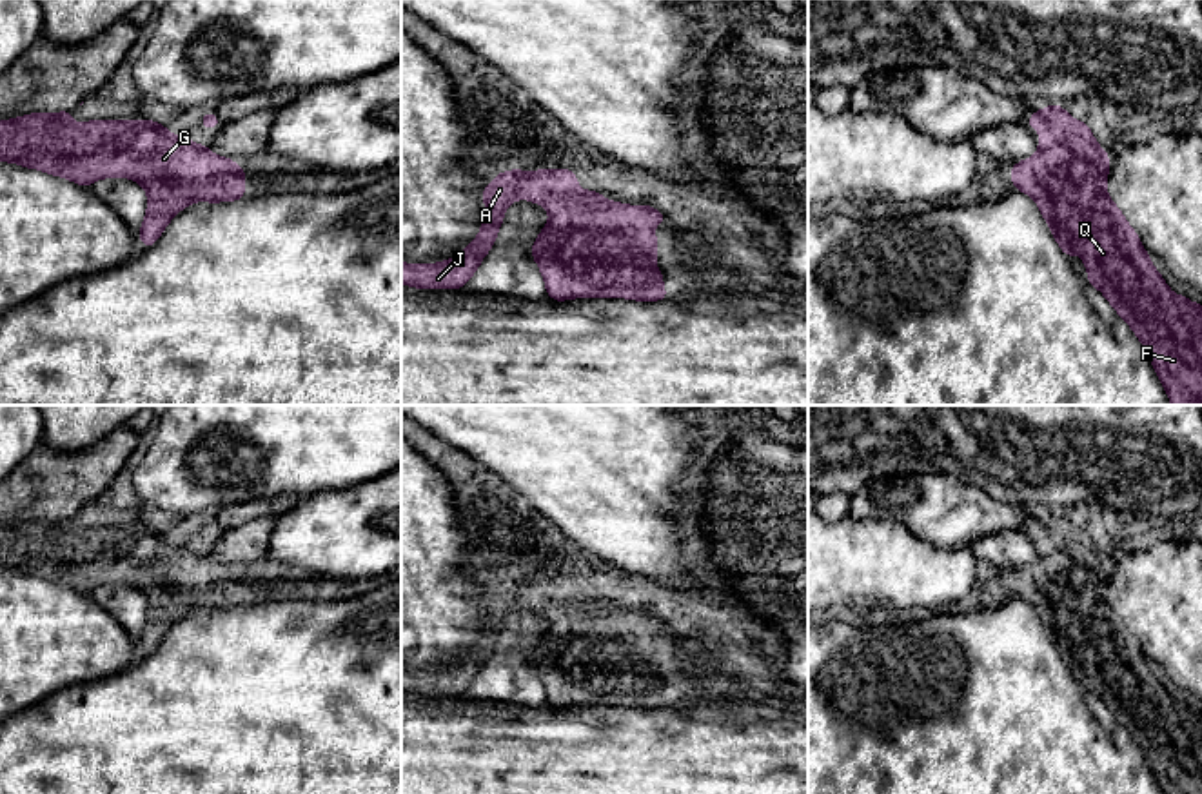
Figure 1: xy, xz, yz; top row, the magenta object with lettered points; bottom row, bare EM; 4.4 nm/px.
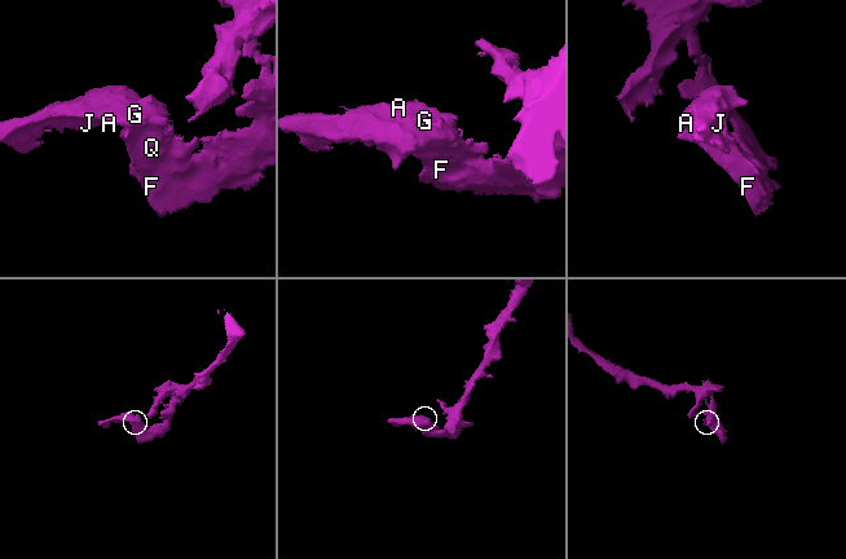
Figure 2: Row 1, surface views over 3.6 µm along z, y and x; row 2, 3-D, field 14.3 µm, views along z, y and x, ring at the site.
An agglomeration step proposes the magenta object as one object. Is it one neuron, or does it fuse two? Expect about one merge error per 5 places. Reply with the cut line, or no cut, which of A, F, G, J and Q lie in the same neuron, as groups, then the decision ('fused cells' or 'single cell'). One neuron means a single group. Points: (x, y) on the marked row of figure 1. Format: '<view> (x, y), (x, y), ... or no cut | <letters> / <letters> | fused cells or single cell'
no cut | A F G J Q | single cell

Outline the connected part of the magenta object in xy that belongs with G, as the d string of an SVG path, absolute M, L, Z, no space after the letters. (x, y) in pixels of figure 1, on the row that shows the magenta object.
M73 109L62 113L31 113L0 122L0 162L38 169L91 187L100 178L131 178L147 191L147 211L136 233L149 249L167 223L194 202L236 202L245 198L245 169L232 158L216 156L207 145L176 136L149 118L89 120L73 124Z

